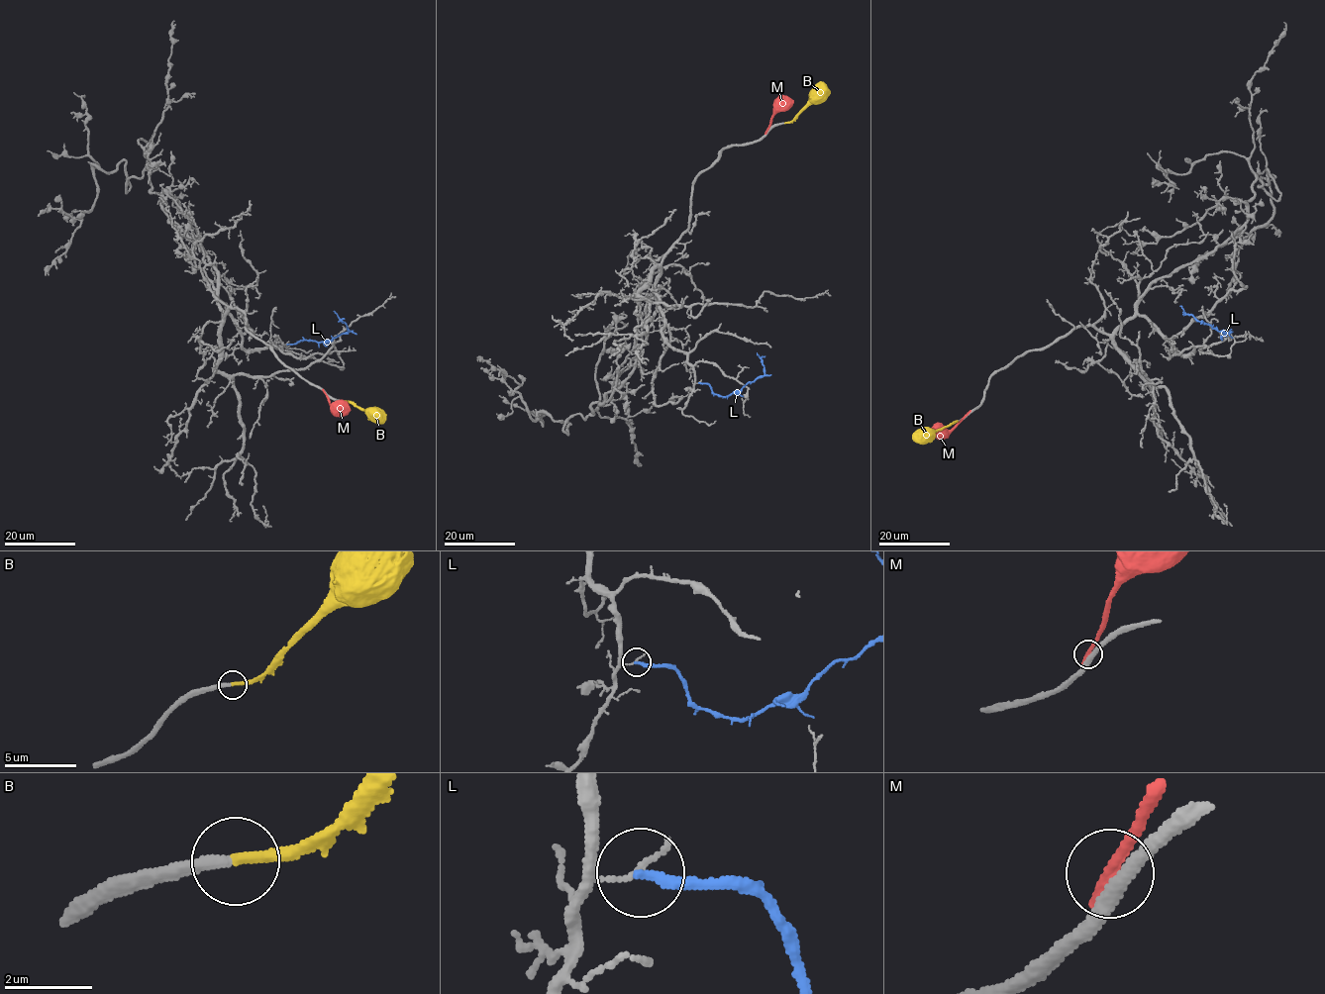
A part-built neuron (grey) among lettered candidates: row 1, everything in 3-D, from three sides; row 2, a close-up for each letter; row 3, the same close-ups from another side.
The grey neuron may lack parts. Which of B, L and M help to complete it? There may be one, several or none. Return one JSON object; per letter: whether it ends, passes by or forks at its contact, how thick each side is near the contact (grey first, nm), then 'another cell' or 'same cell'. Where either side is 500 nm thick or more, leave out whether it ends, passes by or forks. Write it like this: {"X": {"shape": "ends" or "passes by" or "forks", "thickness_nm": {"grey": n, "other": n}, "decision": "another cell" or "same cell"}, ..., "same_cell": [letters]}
{"B": {"shape": "ends", "thickness_nm": {"grey": 280, "other": 280}, "decision": "same cell"}, "L": {"shape": "ends", "thickness_nm": {"grey": 130, "other": 220}, "decision": "another cell"}, "M": {"shape": "ends", "thickness_nm": {"grey": 300, "other": 320}, "decision": "another cell"}, "same_cell": ["B"]}

